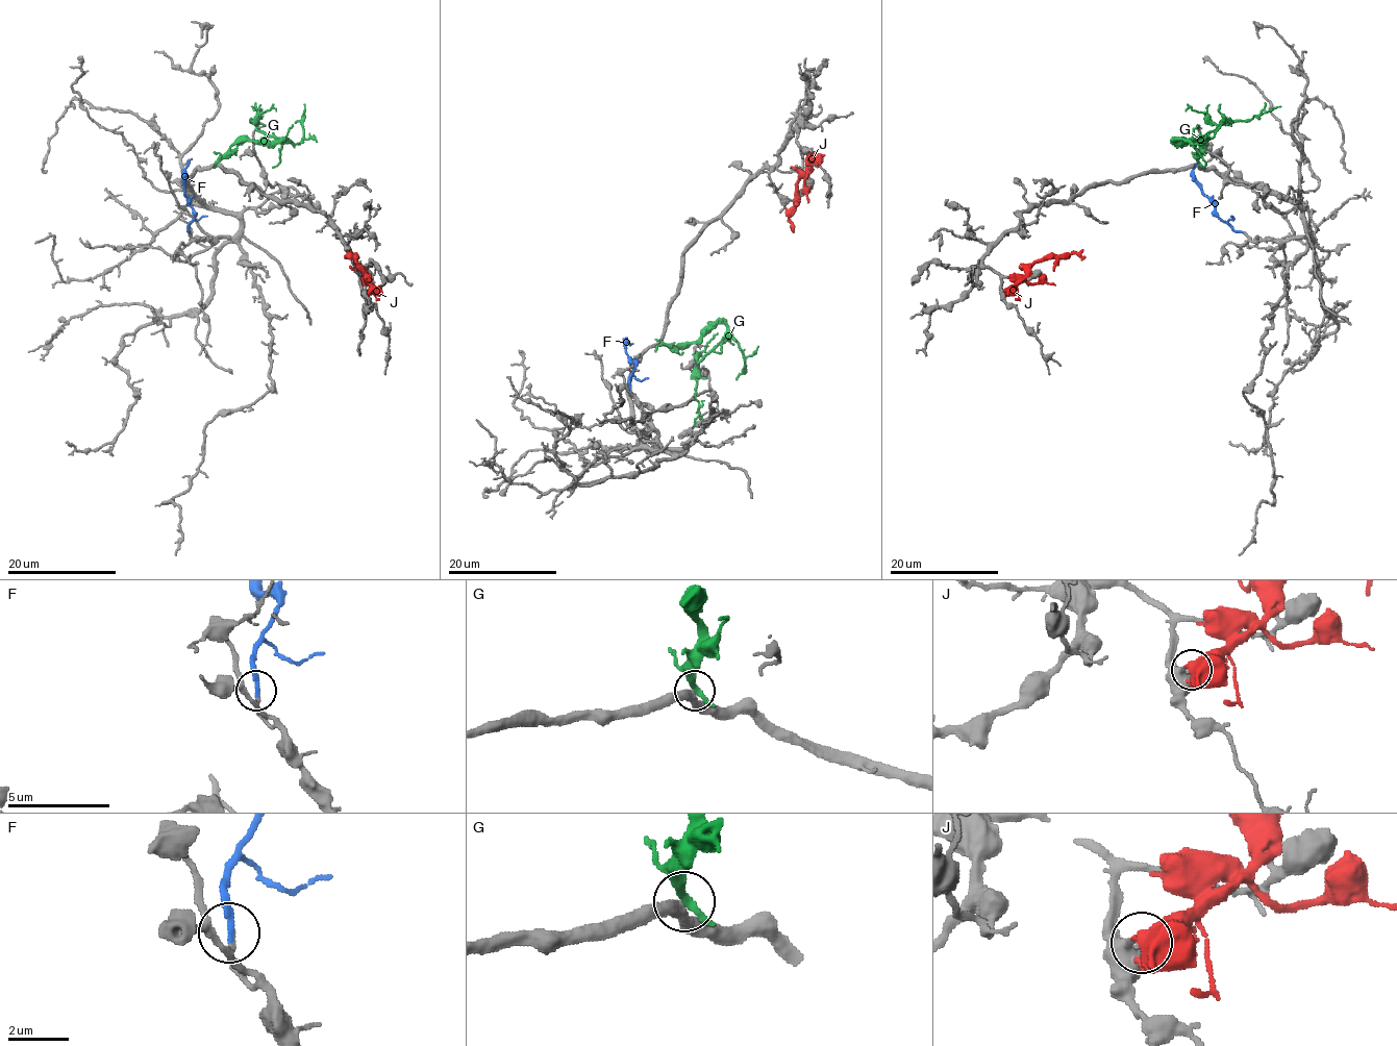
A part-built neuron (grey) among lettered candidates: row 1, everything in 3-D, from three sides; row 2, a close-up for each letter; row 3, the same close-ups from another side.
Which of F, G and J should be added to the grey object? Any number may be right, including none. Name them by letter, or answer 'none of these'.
F

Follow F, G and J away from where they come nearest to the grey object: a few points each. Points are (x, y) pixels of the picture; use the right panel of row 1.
F: (1241, 231), (1235, 231), (1219, 217), (1216, 206), (1203, 194), (1193, 173), (1195, 158)
G: (1198, 164), (1197, 142), (1177, 142), (1179, 138), (1197, 139), (1221, 124), (1250, 120), (1255, 115), (1280, 106)
J: (1005, 291), (1036, 262), (1065, 257), (1070, 253), (1084, 257)

